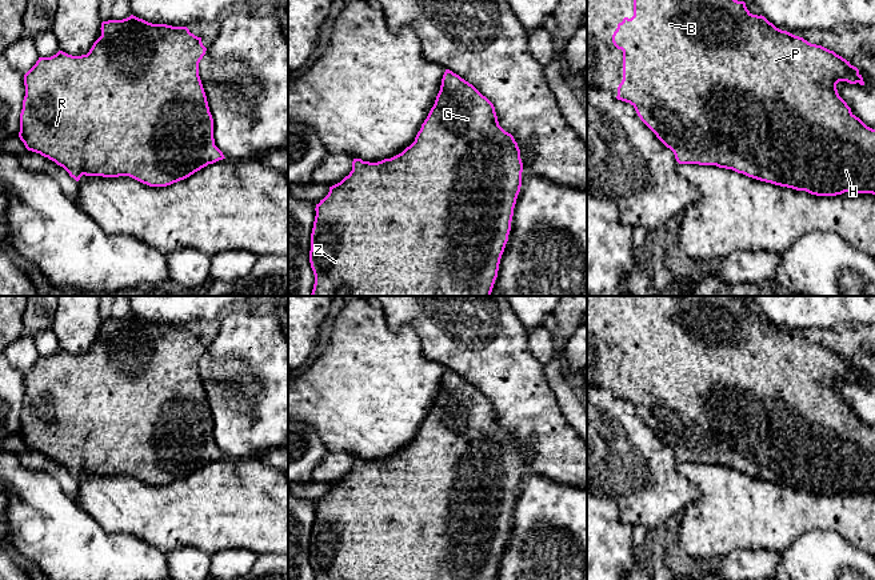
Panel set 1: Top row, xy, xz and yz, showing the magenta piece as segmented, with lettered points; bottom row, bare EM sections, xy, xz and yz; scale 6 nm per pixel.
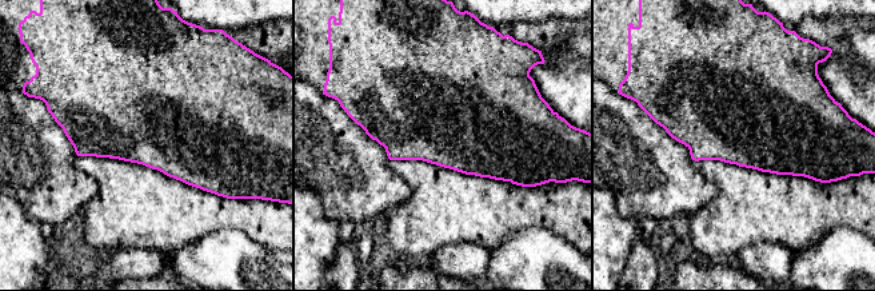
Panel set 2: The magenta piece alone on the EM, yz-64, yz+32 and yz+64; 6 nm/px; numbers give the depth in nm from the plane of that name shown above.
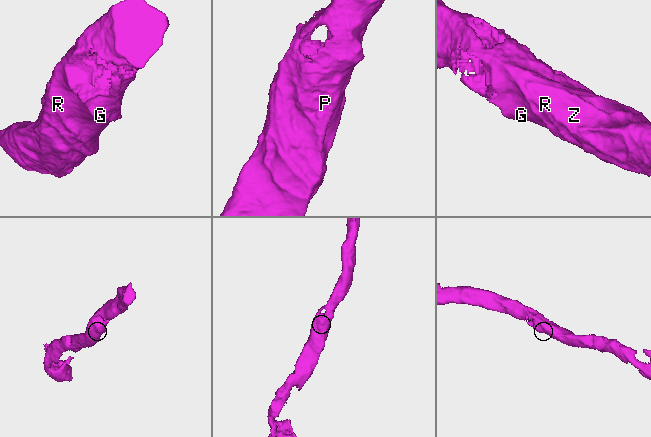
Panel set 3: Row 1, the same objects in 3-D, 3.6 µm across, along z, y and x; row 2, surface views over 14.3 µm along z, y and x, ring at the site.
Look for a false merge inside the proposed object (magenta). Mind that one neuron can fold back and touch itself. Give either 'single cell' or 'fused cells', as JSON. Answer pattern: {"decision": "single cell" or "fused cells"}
{"decision": "single cell"}

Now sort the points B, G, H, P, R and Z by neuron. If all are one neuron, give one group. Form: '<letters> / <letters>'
B G H P R Z

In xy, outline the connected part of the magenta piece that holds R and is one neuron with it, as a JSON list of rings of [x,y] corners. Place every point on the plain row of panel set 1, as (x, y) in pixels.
[[[133,313],[123,319],[103,320],[100,328],[101,335],[93,341],[87,353],[72,355],[59,349],[51,356],[39,356],[36,363],[24,373],[25,395],[20,412],[19,436],[25,447],[55,460],[76,480],[79,480],[83,473],[103,476],[129,475],[149,485],[171,484],[189,476],[208,463],[225,457],[223,451],[215,444],[213,417],[199,375],[199,361],[207,349],[201,341],[201,336],[191,332],[187,325],[152,323]]]

